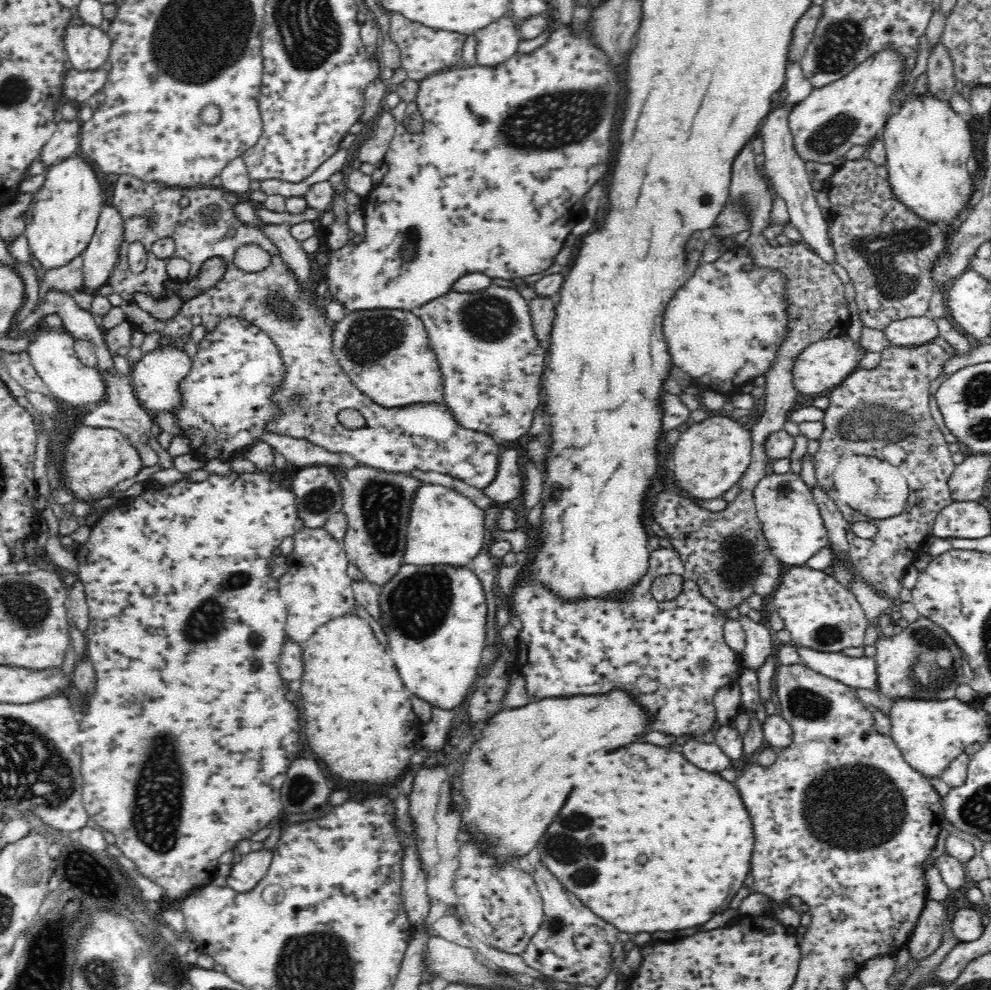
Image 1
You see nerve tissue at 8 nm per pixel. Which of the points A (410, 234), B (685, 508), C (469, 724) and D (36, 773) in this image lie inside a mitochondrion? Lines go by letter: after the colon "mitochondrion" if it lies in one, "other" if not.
A: mitochondrion
B: other
C: other
D: mitochondrion

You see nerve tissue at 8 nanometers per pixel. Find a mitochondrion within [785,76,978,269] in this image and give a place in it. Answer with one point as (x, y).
(834, 133)

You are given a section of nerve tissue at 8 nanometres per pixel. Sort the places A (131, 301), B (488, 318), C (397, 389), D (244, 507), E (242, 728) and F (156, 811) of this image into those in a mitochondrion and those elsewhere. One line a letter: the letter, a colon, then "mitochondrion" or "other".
A: other
B: mitochondrion
C: other
D: other
E: other
F: mitochondrion

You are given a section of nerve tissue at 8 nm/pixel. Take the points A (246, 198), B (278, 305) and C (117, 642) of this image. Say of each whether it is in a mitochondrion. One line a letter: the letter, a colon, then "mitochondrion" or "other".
A: other
B: mitochondrion
C: other

